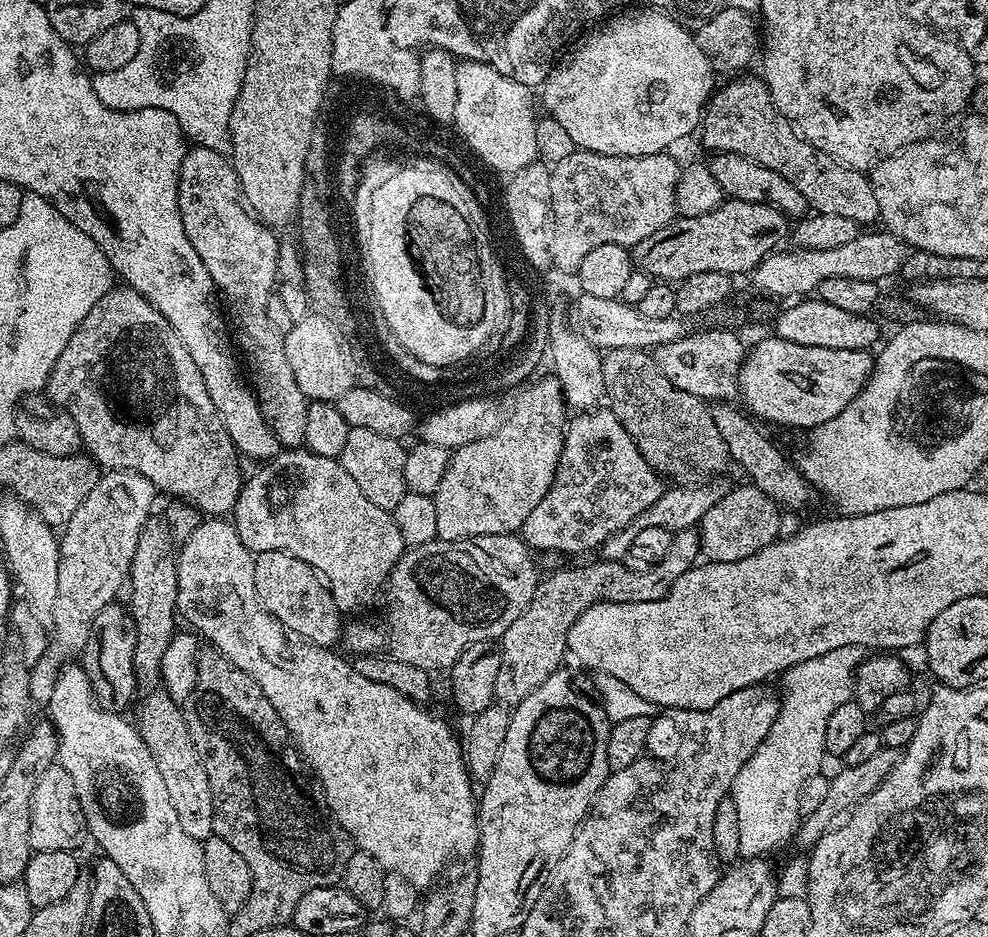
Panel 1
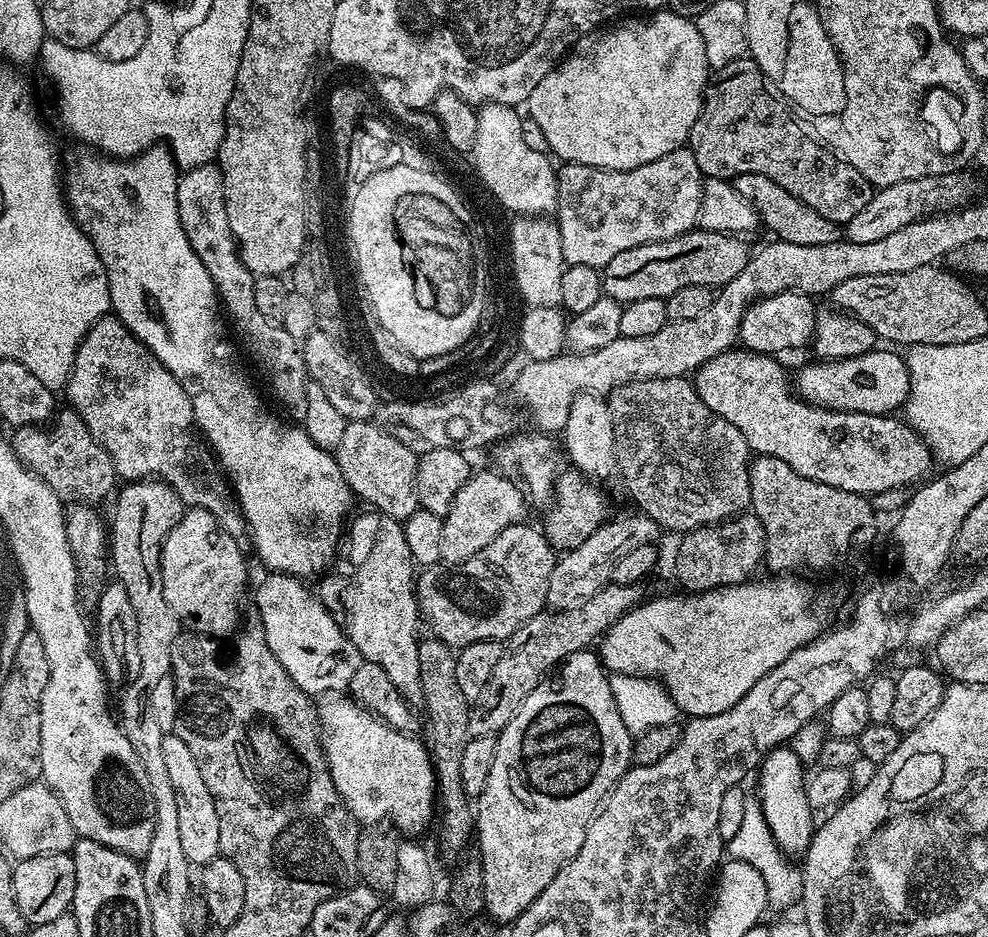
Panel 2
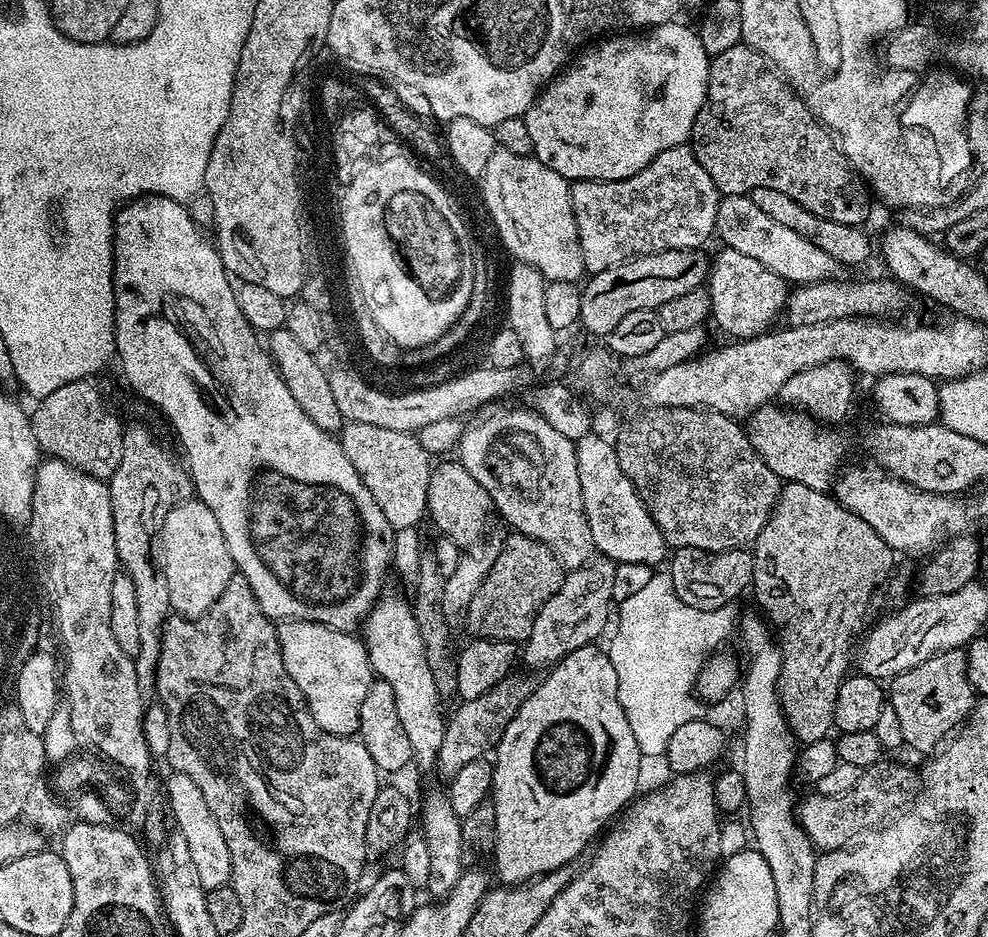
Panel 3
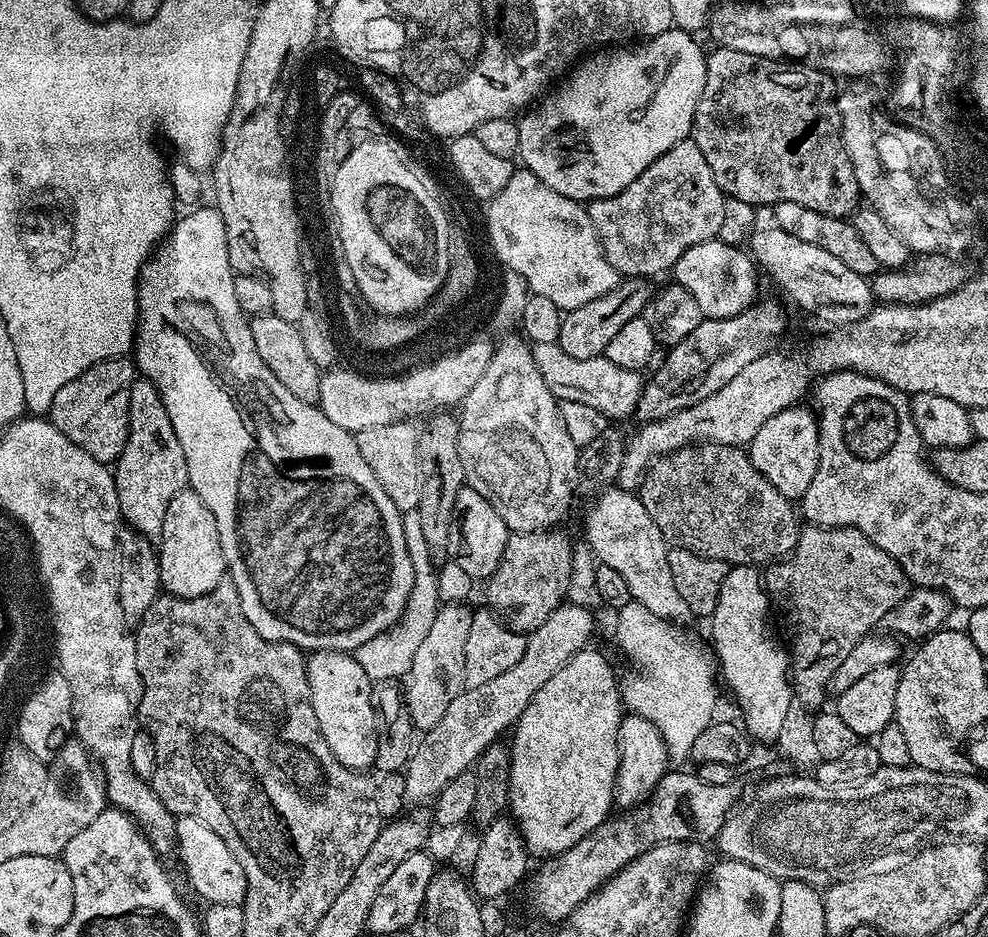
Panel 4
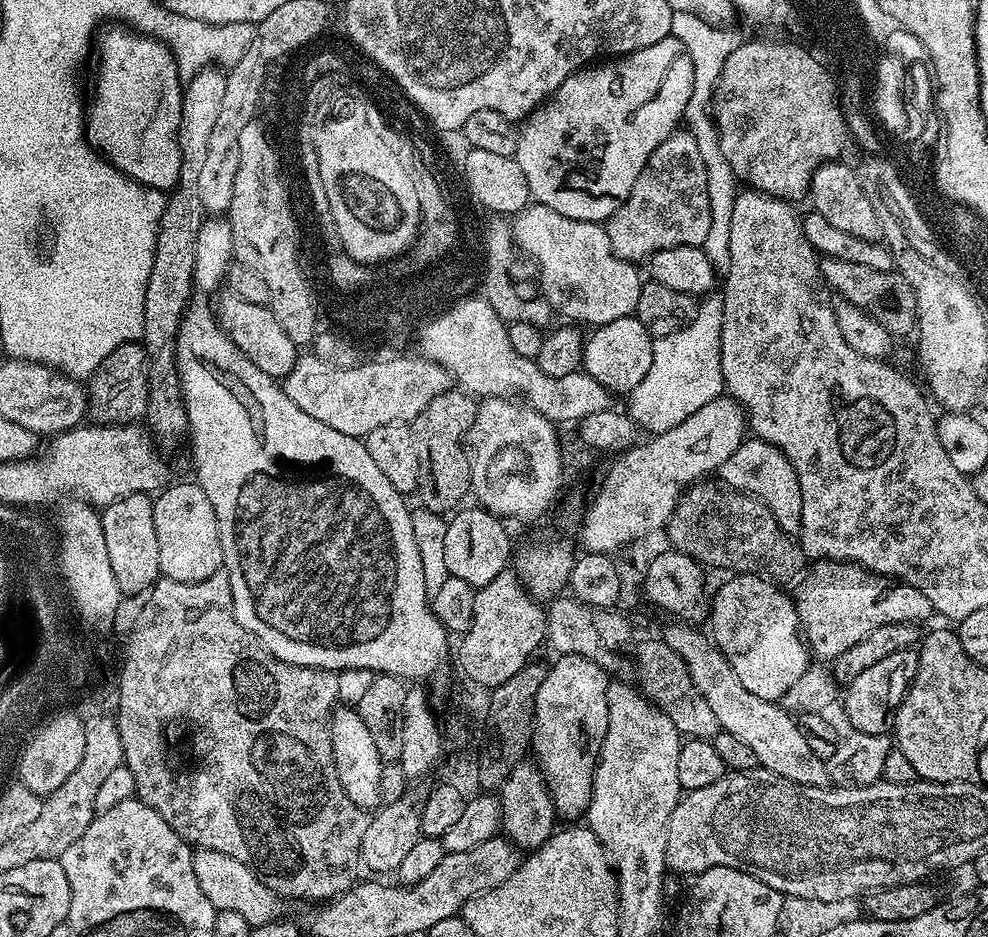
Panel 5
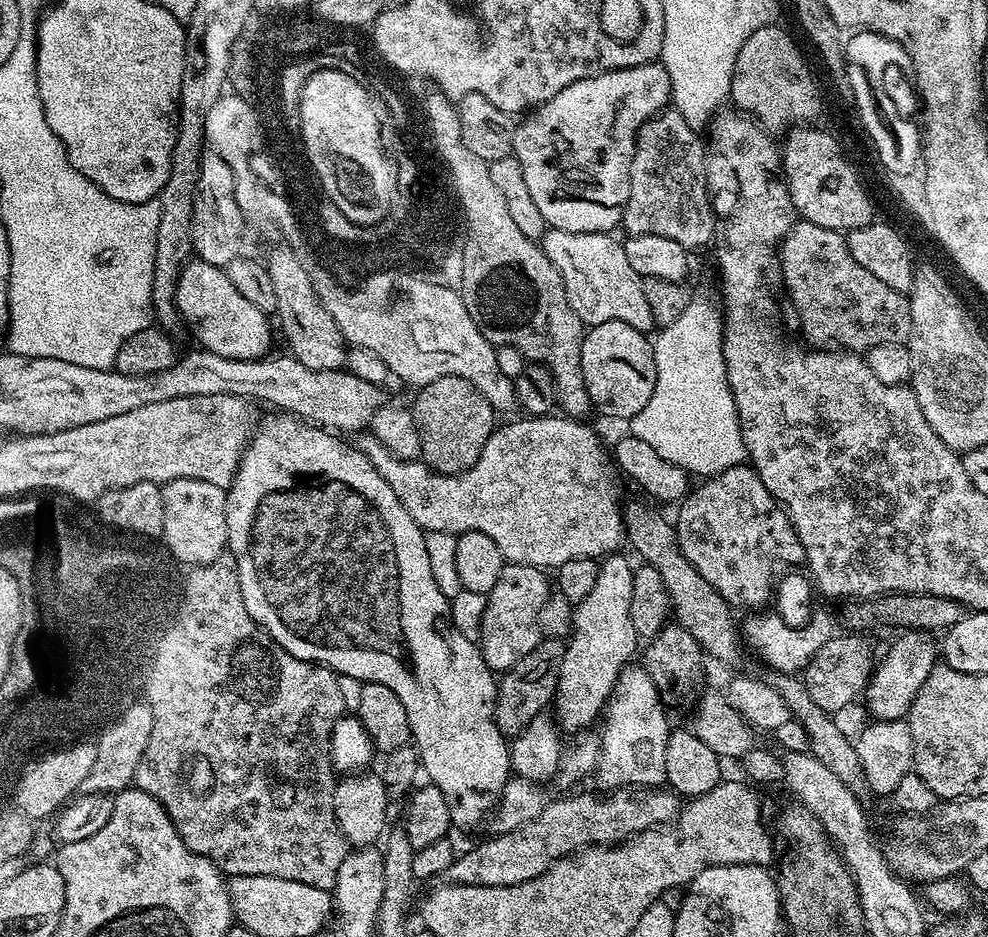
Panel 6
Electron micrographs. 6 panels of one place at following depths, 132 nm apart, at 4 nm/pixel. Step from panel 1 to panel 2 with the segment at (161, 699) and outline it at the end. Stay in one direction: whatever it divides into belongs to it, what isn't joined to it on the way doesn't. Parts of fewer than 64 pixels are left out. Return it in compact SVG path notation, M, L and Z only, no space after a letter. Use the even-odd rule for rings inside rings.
M166 734L162 738L162 763L170 774L170 786L174 786L174 794L178 798L178 831L182 841L182 854L186 854L189 865L209 864L220 855L218 810L206 781L202 778L202 770L198 770L198 762L194 762L190 746L186 746L186 742L182 742L182 738L175 734Z

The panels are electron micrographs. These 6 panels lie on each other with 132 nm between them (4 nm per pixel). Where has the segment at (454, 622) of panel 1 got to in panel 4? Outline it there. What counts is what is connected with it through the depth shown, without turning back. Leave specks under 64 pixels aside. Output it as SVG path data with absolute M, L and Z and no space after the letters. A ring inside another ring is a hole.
M564 530L511 533L506 542L506 550L498 570L494 570L494 574L489 576L486 581L489 600L487 603L490 605L491 611L502 614L508 627L516 629L517 632L527 634L538 626L542 626L542 622L546 622L546 618L550 618L550 614L554 614L554 610L558 610L558 606L565 603L572 573L574 540L560 531Z

